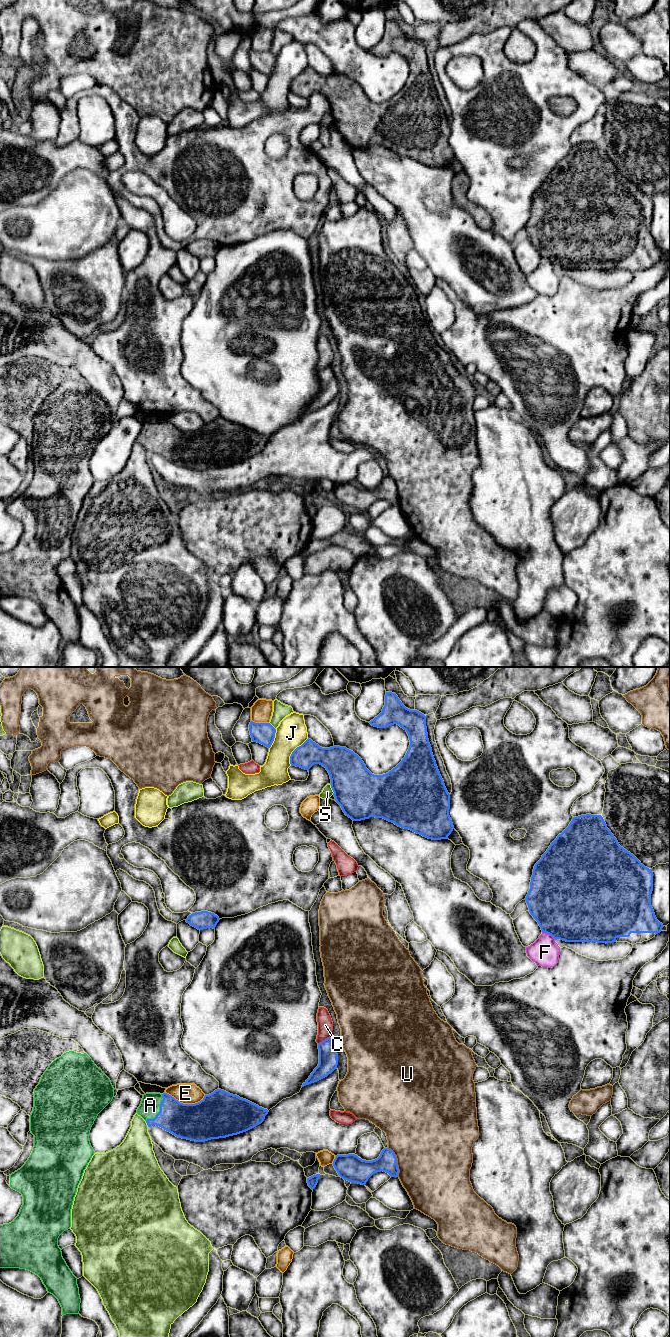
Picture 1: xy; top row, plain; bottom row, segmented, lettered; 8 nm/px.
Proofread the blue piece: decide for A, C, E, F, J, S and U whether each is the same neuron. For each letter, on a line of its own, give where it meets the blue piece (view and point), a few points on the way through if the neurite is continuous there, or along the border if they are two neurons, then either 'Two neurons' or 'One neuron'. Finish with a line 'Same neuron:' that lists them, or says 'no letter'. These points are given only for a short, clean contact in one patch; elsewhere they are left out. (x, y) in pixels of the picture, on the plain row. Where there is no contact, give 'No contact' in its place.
A: Touches blue at xy (160, 438). One neuron
C: Touches blue at xy (324, 368). Two neurons
E: Touches blue at xy (185, 432). Two neurons
F: Touches blue at xy (549, 262). Two neurons
J: Touches blue at xy (293, 79). Two neurons
S: Touches blue at xy (332, 117). Two neurons
U: Touches blue at xy (396, 490). Two neurons
Same neuron: A

